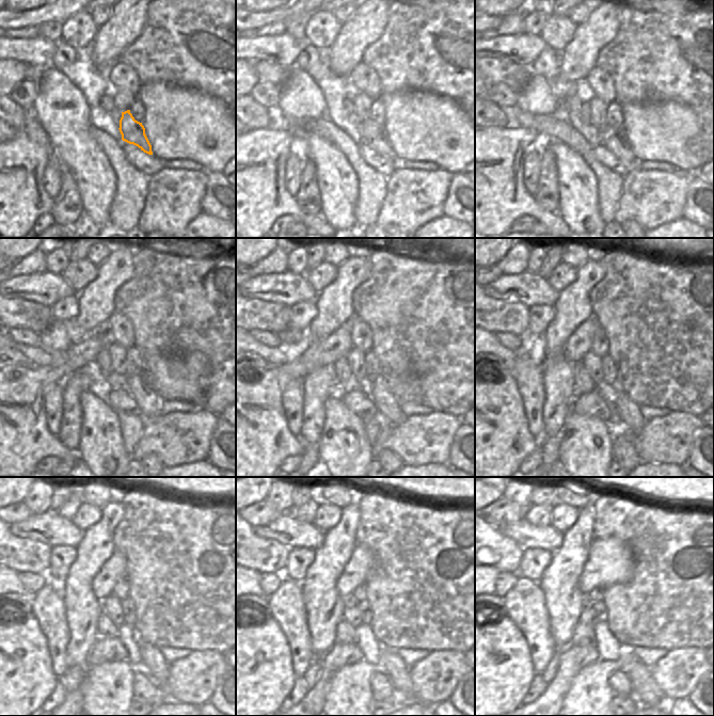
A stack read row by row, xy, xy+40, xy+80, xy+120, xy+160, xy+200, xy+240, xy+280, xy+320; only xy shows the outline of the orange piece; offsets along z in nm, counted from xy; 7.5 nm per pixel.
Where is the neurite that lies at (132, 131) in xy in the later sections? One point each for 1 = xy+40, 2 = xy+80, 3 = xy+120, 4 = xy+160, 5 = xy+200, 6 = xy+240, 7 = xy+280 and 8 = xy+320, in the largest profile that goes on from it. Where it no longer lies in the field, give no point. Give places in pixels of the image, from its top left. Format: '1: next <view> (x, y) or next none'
1: next xy+40 (371, 134)
2: next xy+80 (614, 139)
3: next xy+120 (148, 402)
4: next xy+160 (387, 407)
5: next xy+200 (628, 410)
6: next xy+240 (156, 667)
7: next xy+280 (393, 665)
8: next xy+320 (644, 687)

